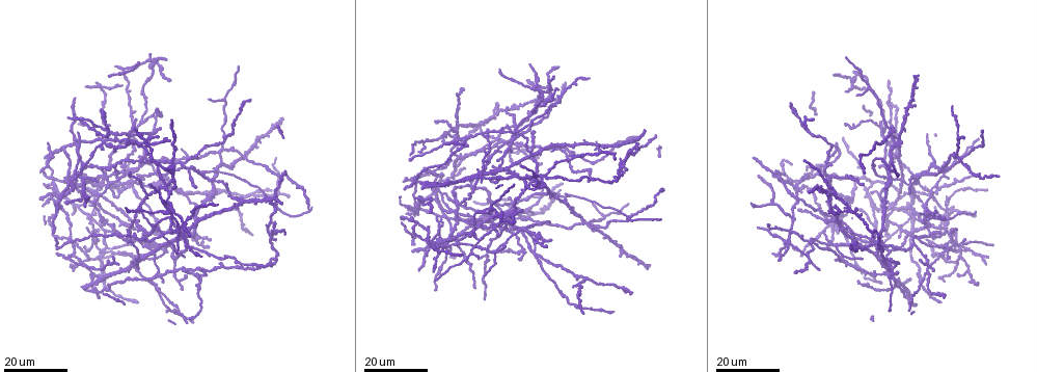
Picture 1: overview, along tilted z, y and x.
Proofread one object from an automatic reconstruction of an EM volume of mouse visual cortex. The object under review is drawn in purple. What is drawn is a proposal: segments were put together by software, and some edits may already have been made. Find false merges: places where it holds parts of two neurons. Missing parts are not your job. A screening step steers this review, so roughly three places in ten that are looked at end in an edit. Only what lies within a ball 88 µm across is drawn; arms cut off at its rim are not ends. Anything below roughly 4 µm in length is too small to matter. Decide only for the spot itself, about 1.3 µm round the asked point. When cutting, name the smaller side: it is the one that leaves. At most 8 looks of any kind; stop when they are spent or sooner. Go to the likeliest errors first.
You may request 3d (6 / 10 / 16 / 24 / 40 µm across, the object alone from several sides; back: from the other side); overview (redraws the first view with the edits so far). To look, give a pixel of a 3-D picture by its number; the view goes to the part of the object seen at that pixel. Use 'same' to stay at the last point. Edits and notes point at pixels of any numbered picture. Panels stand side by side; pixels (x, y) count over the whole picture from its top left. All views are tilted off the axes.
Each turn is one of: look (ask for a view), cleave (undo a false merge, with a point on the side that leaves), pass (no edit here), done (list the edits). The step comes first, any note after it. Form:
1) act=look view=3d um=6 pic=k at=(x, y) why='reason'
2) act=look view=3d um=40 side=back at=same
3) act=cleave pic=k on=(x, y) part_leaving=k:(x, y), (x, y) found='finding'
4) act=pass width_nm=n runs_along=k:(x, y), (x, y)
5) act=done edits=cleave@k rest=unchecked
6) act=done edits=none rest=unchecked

act=look view=3d um=24 pic=1 at=(129, 183) why='four or more arms meet'

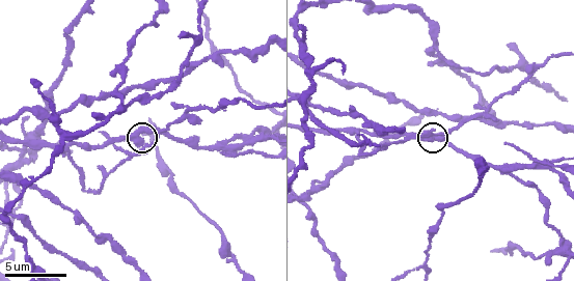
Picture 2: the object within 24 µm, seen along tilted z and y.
act=look view=3d um=6 pic=2 at=(140, 139) why='closer look'

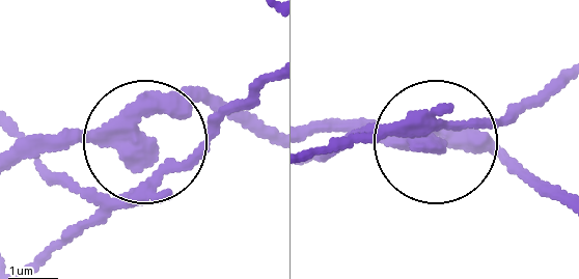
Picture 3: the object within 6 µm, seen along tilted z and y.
act=pass arms=4 found='continuous, no second neuron'

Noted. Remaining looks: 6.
act=look view=3d um=24 pic=1 at=(202, 277) why='looks like a crossing'

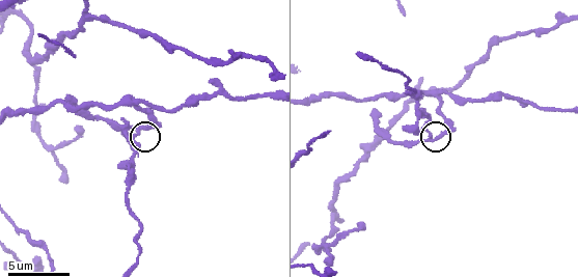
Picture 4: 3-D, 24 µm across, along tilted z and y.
act=look view=3d um=10 pic=4 at=(139, 131)

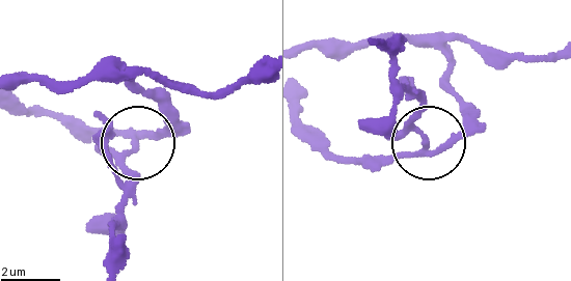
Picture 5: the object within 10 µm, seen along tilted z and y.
act=cleave pic=5 on=(89, 136) arms=4 part_leaving=5:(134, 135), (121, 169), (125, 213), (114, 229), (112, 270) found='two neurons meet here'

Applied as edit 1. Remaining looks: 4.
act=look view=3d um=16 pic=1 at=(435, 171) why='four or more arms meet'

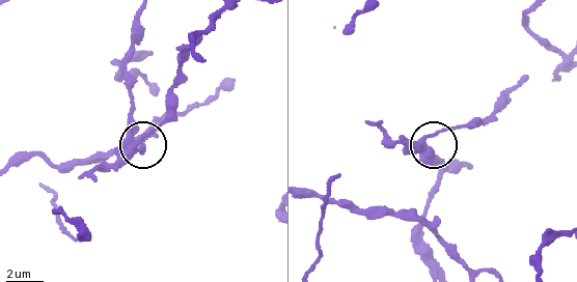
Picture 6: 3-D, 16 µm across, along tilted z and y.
act=look view=3d um=6 pic=6 at=(129, 152)

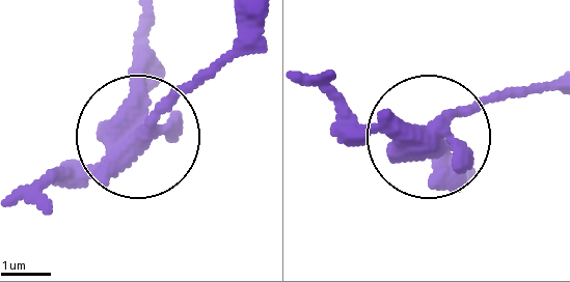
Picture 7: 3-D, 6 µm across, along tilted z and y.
act=cleave pic=7 on=(168, 97) part_leaving=7:(132, 147), (215, 72), (235, 17) found='two neurons meet here'

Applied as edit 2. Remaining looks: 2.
act=done edits=cleave@5,cleave@7 rest=unchecked

